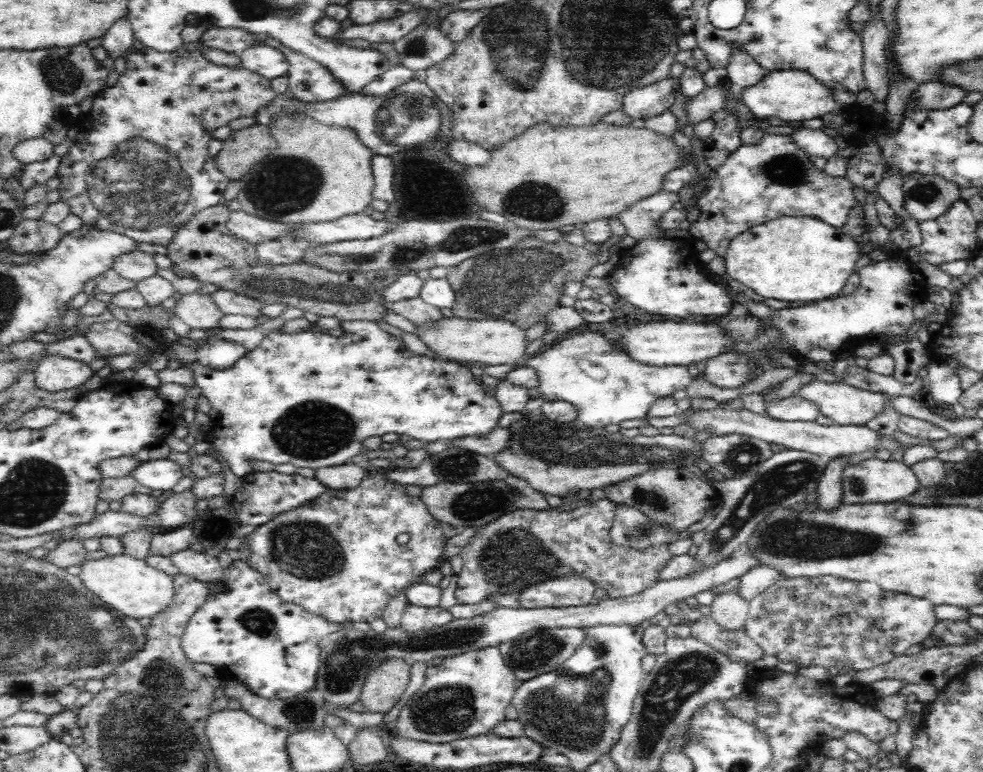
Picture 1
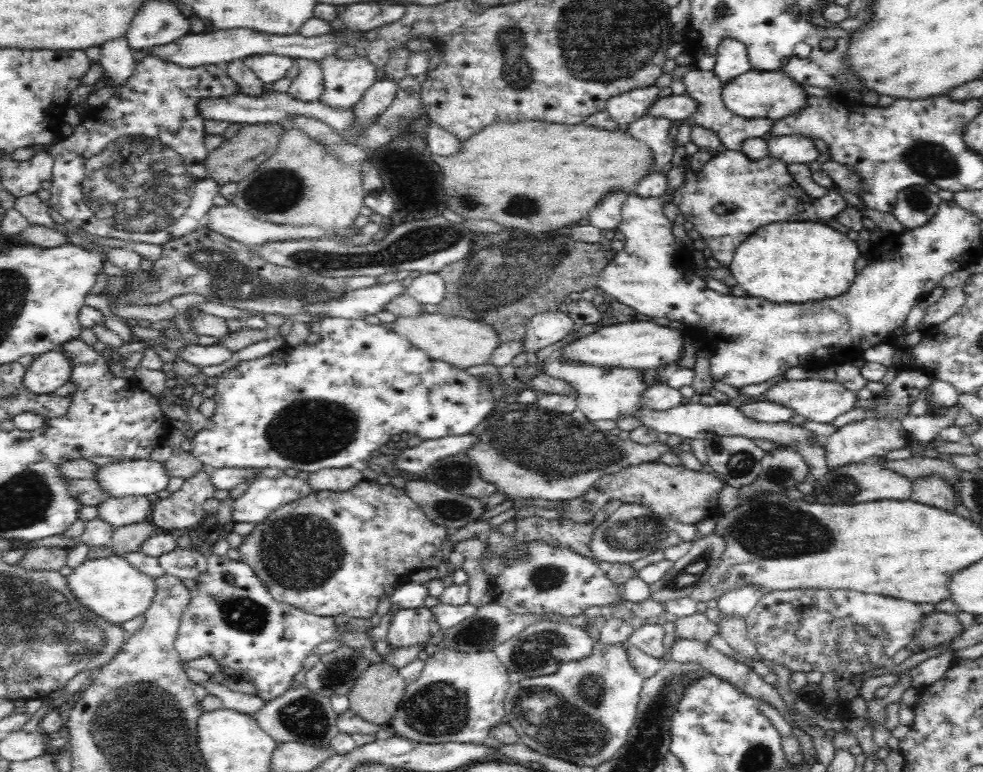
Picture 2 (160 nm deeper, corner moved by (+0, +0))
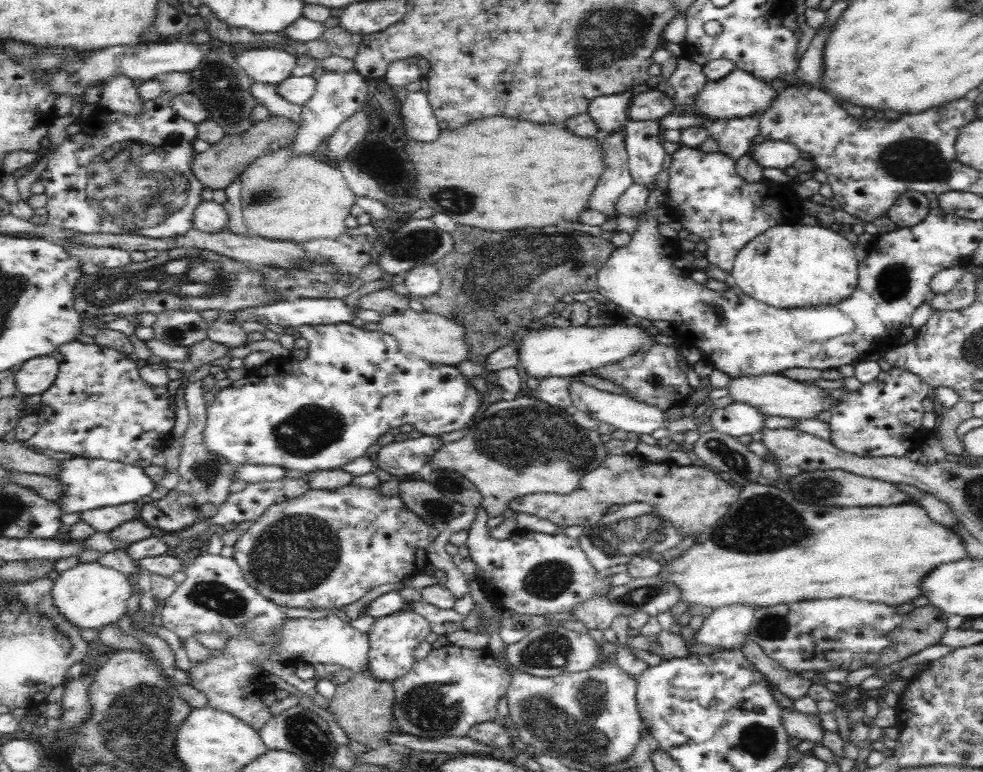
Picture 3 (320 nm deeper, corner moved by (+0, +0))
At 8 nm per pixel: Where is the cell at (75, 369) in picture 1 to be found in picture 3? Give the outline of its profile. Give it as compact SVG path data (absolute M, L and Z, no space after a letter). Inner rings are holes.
M53 355L27 360L15 373L14 385L26 396L42 394L53 384L58 374L58 361Z

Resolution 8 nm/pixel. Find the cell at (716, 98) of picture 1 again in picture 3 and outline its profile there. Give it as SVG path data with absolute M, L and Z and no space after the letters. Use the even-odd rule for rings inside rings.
M650 89L641 94L634 94L626 113L628 113L628 120L630 121L658 121L665 115L671 115L674 108L675 103L668 98L665 92Z

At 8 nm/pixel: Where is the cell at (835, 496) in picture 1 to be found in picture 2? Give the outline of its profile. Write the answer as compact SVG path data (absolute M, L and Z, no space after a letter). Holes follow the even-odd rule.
M924 372L897 373L894 379L884 384L885 393L872 396L872 403L863 409L870 413L870 417L852 421L837 428L824 439L827 468L833 471L835 468L847 464L862 463L872 458L886 456L892 450L907 448L910 441L907 439L900 417L912 415L910 405L914 403L922 390L929 390L932 379Z

